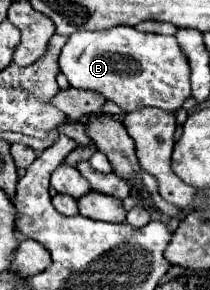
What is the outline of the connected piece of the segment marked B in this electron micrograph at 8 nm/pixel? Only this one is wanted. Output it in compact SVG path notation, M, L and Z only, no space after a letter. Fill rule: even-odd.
M116 25L102 31L76 31L74 35L68 37L66 45L62 47L60 71L66 75L72 87L98 91L106 99L114 101L126 113L142 109L142 107L158 107L158 109L174 113L190 97L188 63L176 43L176 37L140 33L130 25Z

